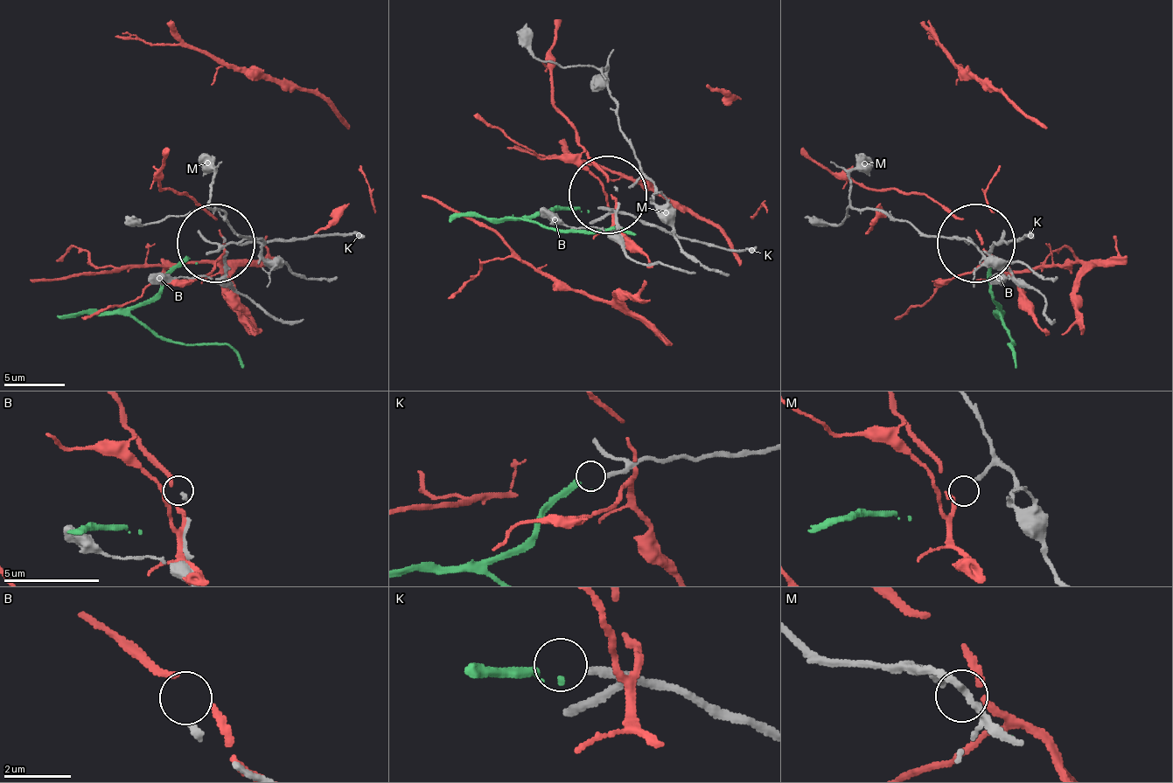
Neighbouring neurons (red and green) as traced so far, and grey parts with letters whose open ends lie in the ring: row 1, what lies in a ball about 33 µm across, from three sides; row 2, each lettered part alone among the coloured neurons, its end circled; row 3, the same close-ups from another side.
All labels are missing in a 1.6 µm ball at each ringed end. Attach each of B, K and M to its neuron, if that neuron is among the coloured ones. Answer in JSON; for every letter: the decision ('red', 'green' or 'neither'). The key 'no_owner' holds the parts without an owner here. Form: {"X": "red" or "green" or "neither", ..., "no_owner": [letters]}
{"B": "neither", "K": "green", "M": "neither", "no_owner": ["B", "M"]}

